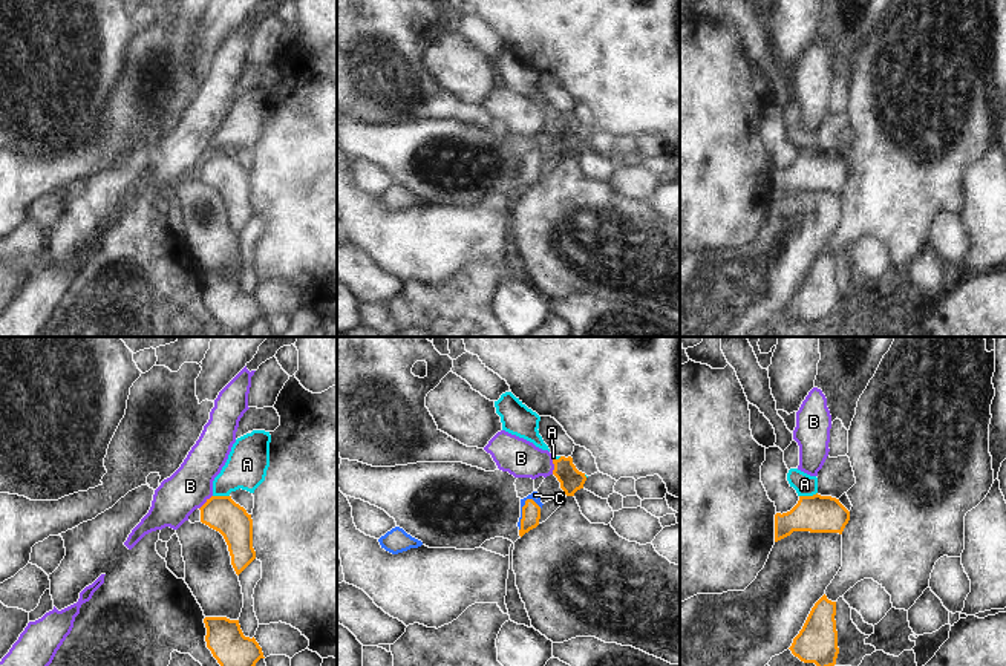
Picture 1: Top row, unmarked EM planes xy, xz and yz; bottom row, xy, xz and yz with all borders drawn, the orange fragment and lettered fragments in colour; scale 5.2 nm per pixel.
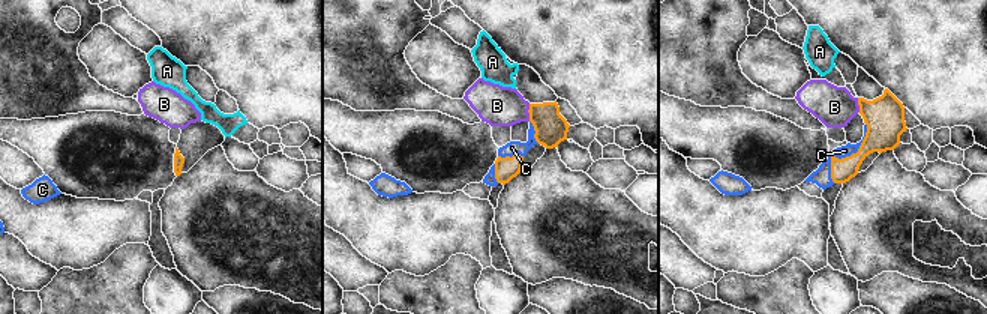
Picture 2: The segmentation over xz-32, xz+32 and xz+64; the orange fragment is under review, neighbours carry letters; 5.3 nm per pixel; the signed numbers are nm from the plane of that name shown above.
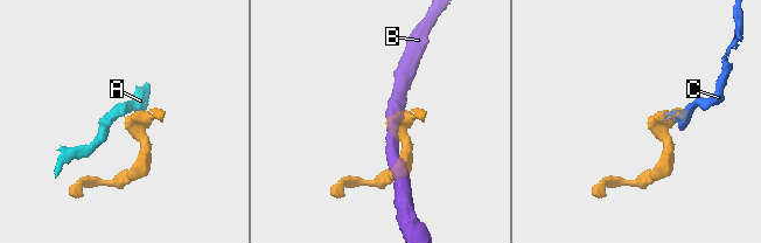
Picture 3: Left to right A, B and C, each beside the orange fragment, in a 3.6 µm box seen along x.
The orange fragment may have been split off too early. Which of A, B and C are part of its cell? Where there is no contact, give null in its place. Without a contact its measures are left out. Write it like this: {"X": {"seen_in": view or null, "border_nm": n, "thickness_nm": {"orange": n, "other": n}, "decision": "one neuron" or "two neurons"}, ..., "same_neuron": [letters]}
{"A": {"seen_in": "yz", "border_nm": 100, "thickness_nm": {"orange": 200, "other": 120}, "decision": "two neurons"}, "B": {"seen_in": "xy", "border_nm": 100, "thickness_nm": {"orange": 190, "other": 220}, "decision": "two neurons"}, "C": {"seen_in": "xz", "border_nm": 190, "thickness_nm": {"orange": 100, "other": 50}, "decision": "one neuron"}, "same_neuron": ["C"]}

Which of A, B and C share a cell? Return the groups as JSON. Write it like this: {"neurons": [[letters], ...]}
{"neurons": [["A"], ["B"], ["C"]]}

